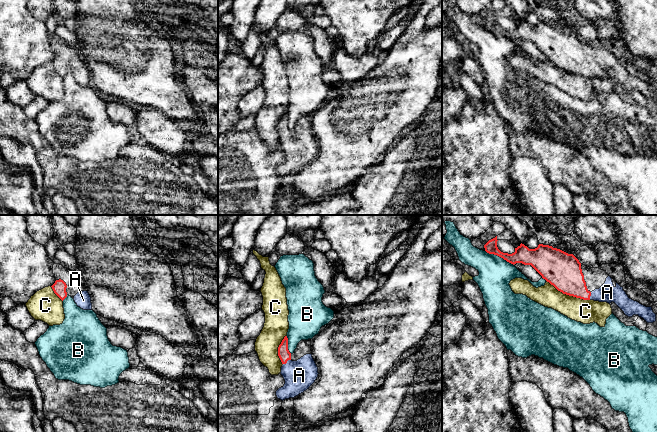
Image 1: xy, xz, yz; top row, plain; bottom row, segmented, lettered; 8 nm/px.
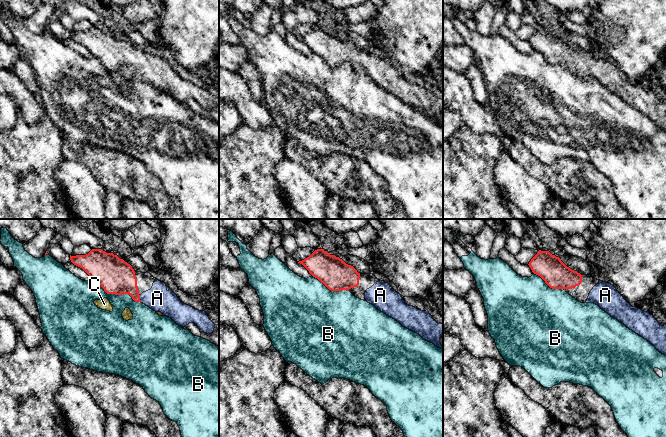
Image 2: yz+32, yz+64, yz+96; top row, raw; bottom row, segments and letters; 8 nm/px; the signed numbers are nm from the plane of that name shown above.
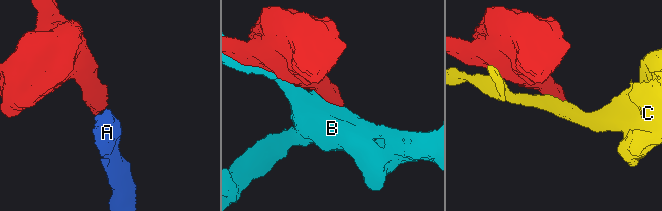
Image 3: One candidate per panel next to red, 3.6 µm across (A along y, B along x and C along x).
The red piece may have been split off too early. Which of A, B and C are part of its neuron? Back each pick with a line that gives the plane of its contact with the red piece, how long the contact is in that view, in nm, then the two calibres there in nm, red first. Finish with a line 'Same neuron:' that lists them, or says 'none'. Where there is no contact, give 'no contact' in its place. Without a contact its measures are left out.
A: meets red in xz; contact 80 nm long; 90 nm thick on the red side, 240 nm on the other
Same neuron: A

